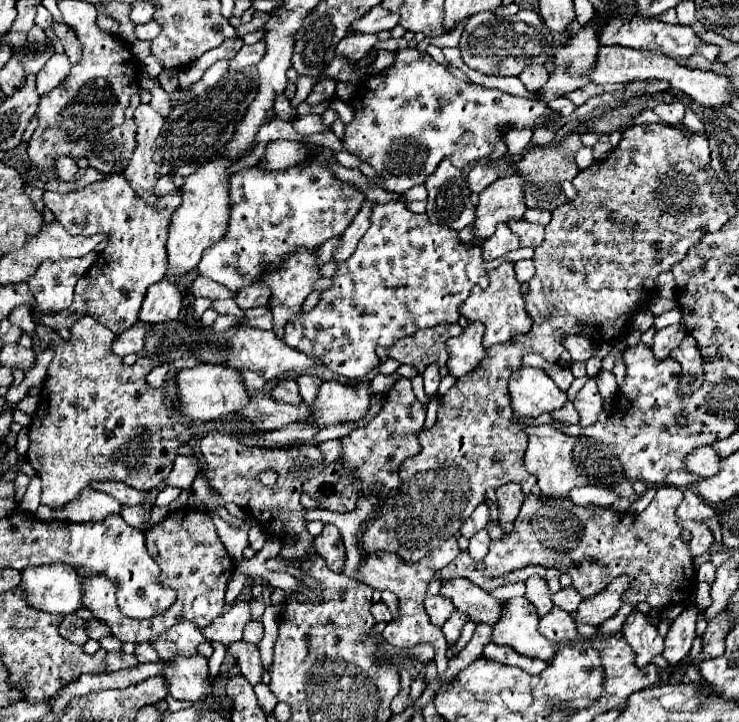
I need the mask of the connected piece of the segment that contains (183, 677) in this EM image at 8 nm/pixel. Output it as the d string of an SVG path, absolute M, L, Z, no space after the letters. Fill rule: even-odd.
M173 655L165 661L163 679L171 697L179 701L197 703L211 693L207 681L207 659L201 655Z

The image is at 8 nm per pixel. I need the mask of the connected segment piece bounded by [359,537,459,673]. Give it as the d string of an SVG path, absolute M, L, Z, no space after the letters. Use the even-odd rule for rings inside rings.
M449 537L437 549L431 549L429 555L425 555L417 563L407 563L407 561L403 561L399 555L395 555L391 551L377 551L373 555L363 555L363 561L359 565L361 583L365 583L365 585L369 585L373 589L379 589L379 591L389 589L399 597L399 613L401 613L401 617L399 617L399 621L391 621L385 627L383 639L387 643L391 643L393 647L399 647L399 649L407 649L407 647L413 647L417 643L431 643L435 647L435 663L437 663L439 673L445 673L445 669L447 669L447 657L445 657L447 643L445 643L445 637L441 633L441 627L431 625L431 621L429 621L429 617L425 613L425 607L423 607L423 599L425 599L425 593L427 593L427 585L433 579L435 571L449 565L457 555L459 555L457 539Z

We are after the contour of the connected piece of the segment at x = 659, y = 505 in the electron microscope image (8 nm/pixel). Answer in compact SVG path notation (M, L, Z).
M663 485L657 489L643 515L627 511L625 517L625 513L591 503L577 507L571 497L543 497L529 493L515 519L513 531L491 541L489 553L483 559L485 573L487 577L499 577L527 565L541 565L545 569L555 567L559 573L571 575L573 587L583 597L591 597L593 593L603 591L615 577L627 575L629 589L623 593L623 603L649 603L649 621L651 625L659 625L661 611L689 601L697 585L689 547L679 535L681 527L675 523L679 501L683 501L681 489Z

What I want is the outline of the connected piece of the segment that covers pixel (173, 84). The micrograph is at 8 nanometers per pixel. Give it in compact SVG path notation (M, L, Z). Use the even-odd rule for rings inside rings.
M164 69L158 76L161 87L167 93L174 93L179 88L178 79L173 76L178 76L179 70Z

